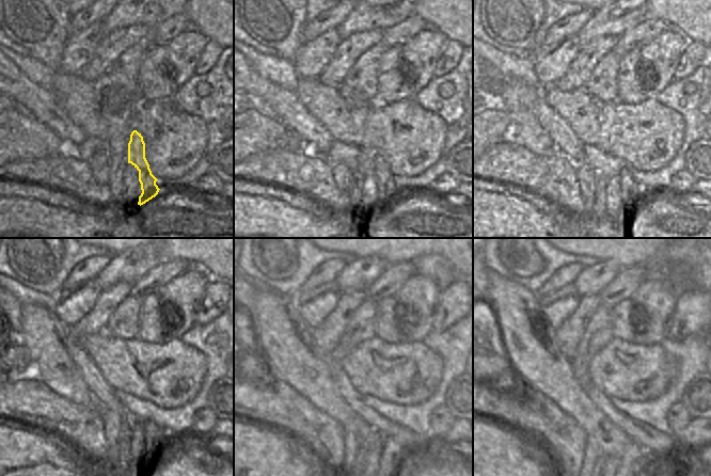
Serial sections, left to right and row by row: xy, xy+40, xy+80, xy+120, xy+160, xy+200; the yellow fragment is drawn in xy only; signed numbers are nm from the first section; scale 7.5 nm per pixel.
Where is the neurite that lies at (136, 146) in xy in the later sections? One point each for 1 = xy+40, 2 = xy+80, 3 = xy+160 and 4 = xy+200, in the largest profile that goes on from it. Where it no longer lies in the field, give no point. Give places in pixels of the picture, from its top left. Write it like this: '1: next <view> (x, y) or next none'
1: next xy+40 (375, 163)
2: next xy+80 (628, 187)
3: next xy+160 (393, 455)
4: next xy+200 (634, 451)

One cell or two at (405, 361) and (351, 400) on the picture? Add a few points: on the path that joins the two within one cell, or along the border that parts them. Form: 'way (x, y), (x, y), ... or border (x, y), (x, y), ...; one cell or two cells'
border (345, 373), (351, 385), (362, 396); two cells

